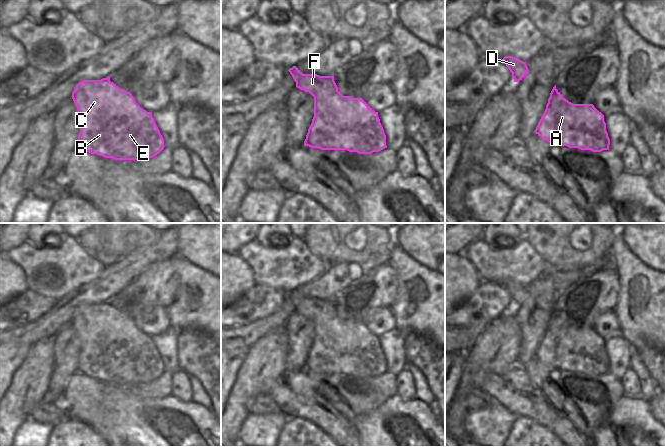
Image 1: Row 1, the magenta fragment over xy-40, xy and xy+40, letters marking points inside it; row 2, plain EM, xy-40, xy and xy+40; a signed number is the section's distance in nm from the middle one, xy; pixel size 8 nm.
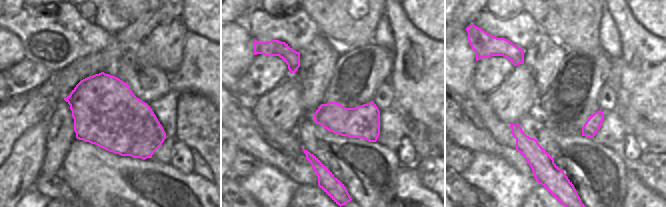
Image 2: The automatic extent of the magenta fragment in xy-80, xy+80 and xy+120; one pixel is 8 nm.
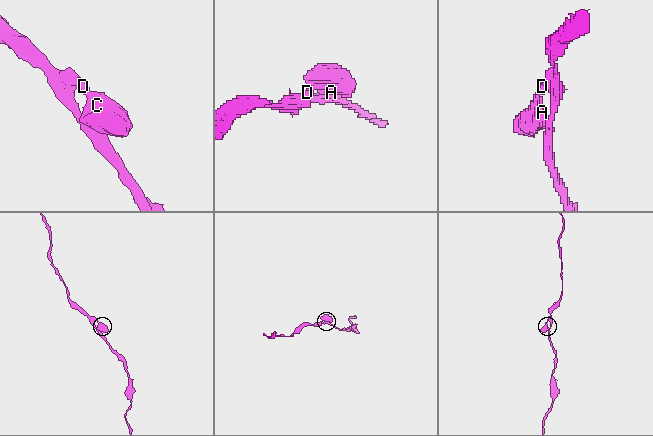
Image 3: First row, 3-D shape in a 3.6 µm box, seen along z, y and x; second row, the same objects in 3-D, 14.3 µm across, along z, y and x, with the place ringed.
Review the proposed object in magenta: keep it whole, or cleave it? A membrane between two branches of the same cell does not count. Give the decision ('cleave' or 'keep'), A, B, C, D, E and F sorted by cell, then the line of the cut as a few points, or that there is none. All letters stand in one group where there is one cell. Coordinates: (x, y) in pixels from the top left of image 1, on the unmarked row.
keep; A B C D E F; no cut

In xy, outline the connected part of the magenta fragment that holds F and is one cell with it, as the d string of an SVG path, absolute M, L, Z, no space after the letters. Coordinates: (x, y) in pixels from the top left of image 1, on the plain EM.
M296 290L288 294L296 311L314 321L314 341L308 353L304 370L321 374L347 374L359 378L371 378L385 372L386 359L375 336L362 322L343 320L334 305L334 300L303 298Z

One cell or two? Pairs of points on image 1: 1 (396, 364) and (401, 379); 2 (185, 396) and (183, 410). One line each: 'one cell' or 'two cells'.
1: two cells
2: two cells

